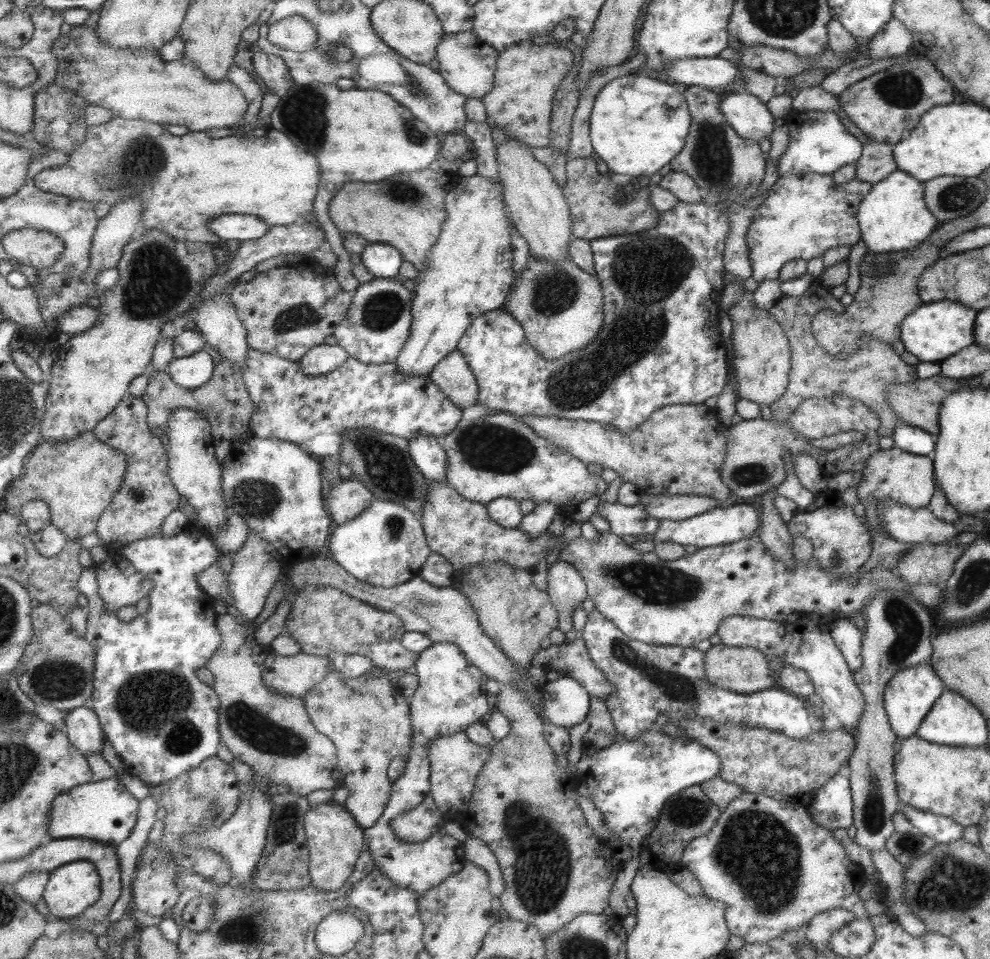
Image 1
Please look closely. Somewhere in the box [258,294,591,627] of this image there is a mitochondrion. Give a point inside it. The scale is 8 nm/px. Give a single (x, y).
(495, 447)

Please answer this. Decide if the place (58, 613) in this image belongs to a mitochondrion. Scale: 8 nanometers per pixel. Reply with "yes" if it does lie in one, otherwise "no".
no

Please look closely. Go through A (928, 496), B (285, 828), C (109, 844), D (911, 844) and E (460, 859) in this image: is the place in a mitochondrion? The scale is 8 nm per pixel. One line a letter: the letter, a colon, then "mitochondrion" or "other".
A: other
B: mitochondrion
C: other
D: mitochondrion
E: other

